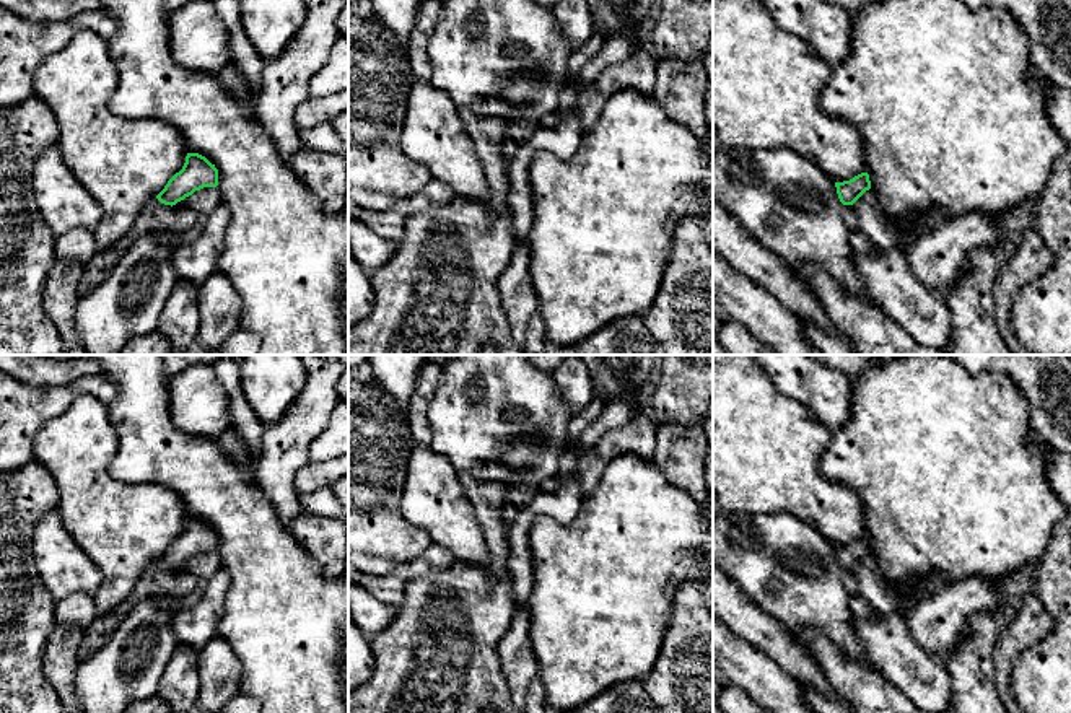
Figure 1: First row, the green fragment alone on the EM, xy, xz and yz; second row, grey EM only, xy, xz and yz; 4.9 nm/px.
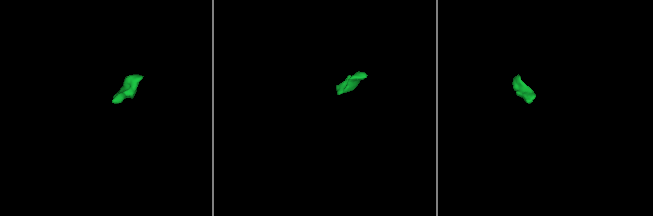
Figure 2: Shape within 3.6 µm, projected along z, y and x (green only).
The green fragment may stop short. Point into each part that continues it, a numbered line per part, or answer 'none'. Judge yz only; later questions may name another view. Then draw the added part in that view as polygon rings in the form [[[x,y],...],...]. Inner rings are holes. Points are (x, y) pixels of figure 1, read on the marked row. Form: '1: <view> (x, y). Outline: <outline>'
1: yz (848, 214). Outline: [[[853,205],[842,207],[842,218],[850,231],[859,230],[859,217]]]

